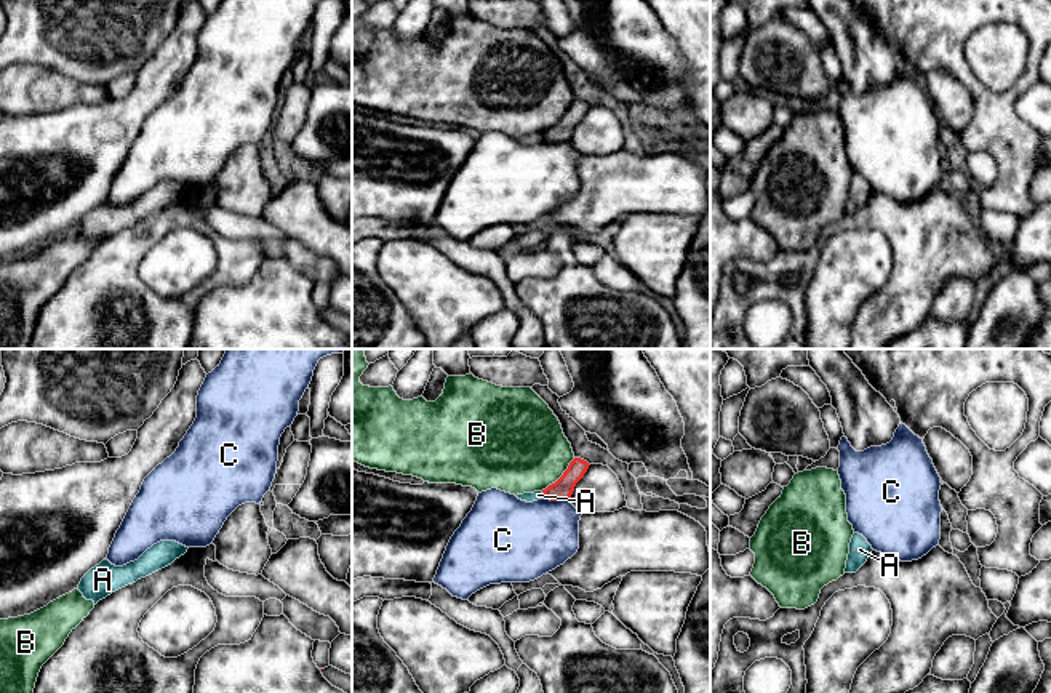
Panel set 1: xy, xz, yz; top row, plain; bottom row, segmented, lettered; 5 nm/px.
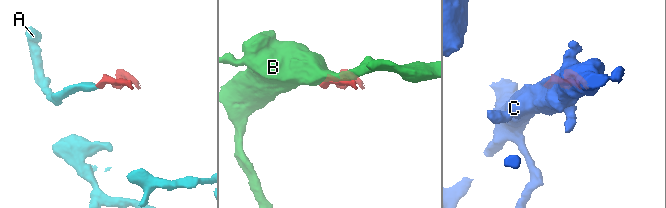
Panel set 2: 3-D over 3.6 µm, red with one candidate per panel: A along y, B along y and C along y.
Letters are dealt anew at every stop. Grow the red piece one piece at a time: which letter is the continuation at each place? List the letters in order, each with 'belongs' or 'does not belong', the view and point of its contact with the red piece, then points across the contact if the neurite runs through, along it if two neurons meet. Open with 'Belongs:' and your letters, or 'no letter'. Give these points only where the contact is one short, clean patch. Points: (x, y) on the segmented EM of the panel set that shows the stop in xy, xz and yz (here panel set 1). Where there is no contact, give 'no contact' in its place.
Belongs: no letter
A: does not belong; meets red in xz at (544, 495); border along xz (541, 492), (544, 496)
B: does not belong; meets red in xz at (560, 477)
C: does not belong; meets red in xz at (557, 500)

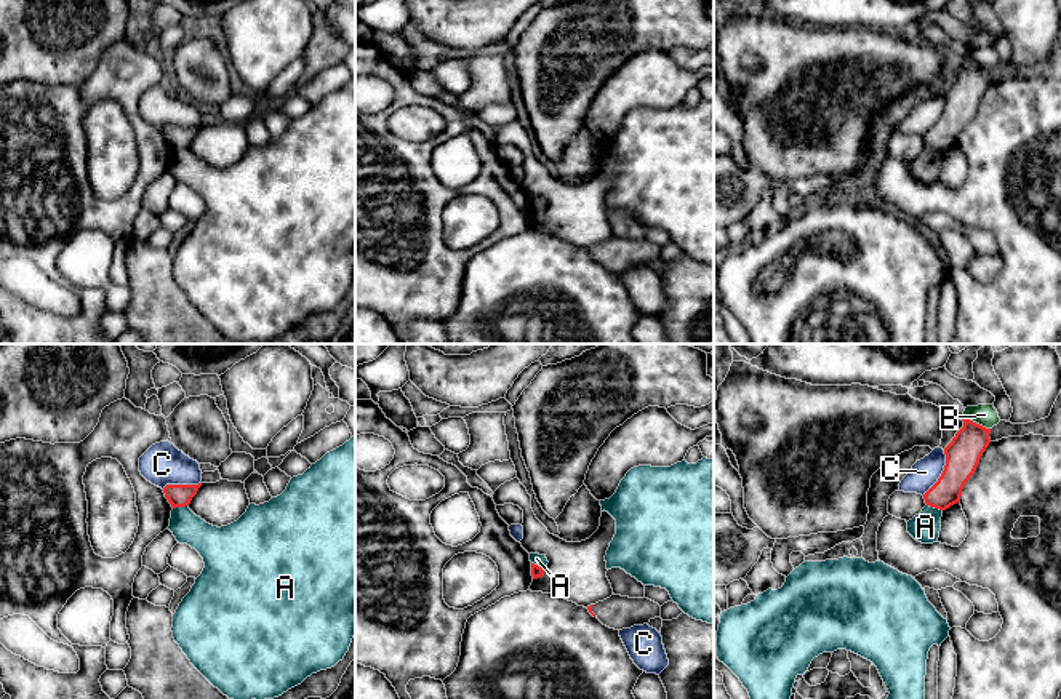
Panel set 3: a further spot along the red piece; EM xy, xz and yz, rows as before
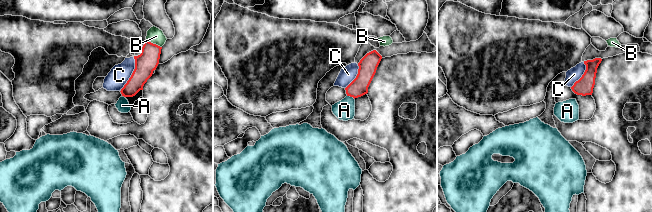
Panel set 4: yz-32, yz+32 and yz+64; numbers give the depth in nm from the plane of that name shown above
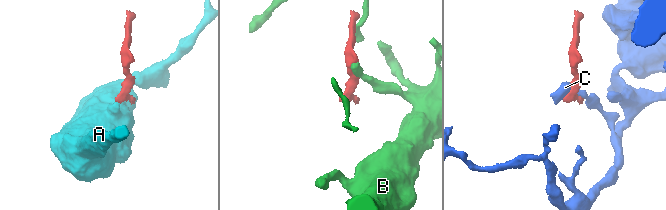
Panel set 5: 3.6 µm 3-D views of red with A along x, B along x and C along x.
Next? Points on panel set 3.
Belongs: no letter
A: does not belong; meets red in xy at (180, 506); border along xy (188, 504), (173, 509)
B: does not belong; meets red in yz at (975, 423); border along yz (964, 416), (989, 429)
C: does not belong; meets red in yz at (943, 472)

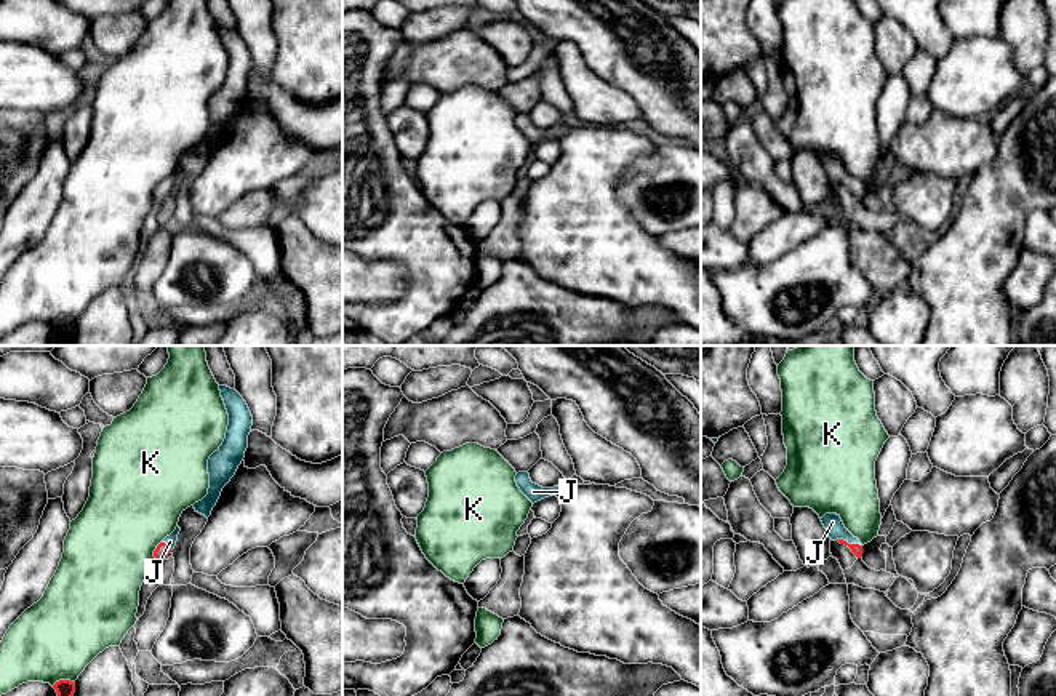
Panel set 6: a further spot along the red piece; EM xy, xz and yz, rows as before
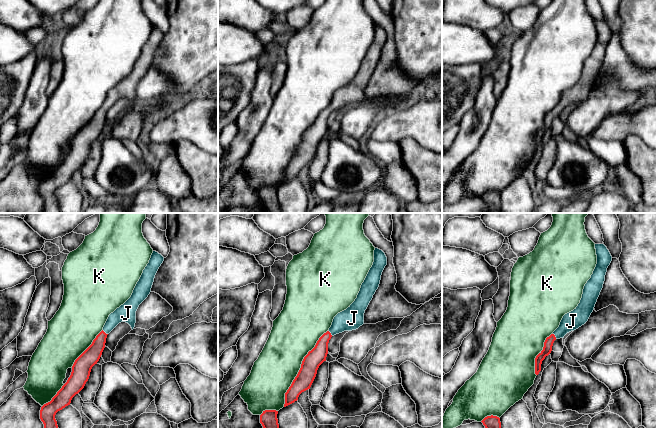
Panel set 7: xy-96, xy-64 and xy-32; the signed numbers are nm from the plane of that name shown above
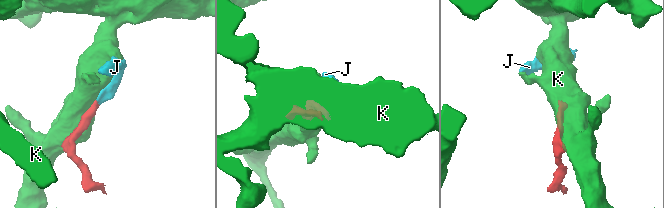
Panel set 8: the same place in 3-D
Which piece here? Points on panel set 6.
Belongs: J
J: belongs; meets red in yz at (847, 543); runs through yz (856, 549), (847, 543), (832, 522)
K: does not belong; meets red in xy at (154, 552)

